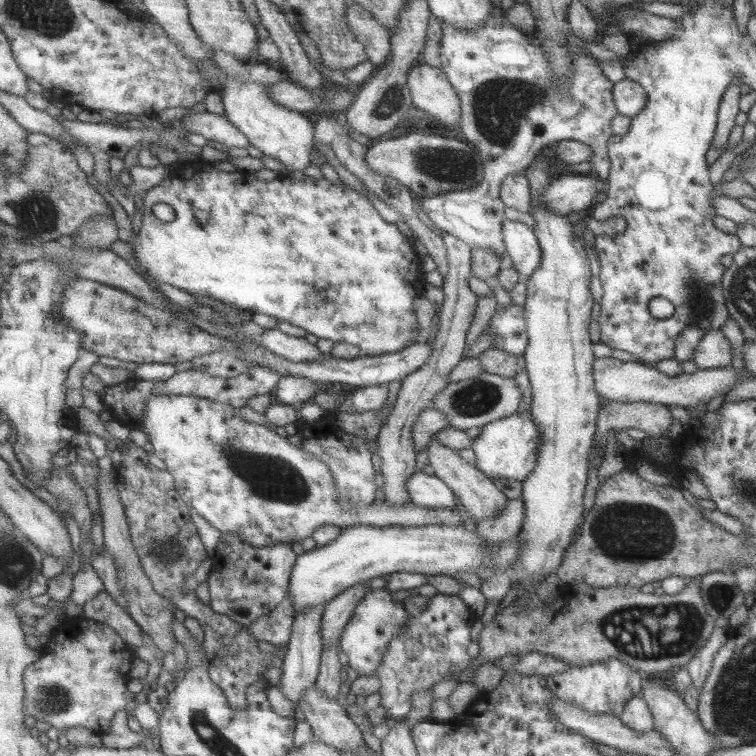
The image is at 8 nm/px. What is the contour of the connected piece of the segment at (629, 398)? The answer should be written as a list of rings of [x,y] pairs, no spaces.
[[[594,358],[593,376],[600,396],[616,402],[648,402],[658,405],[682,406],[685,409],[710,402],[712,398],[731,390],[738,383],[731,366],[714,369],[690,368],[679,376],[666,376],[656,367],[648,367],[638,362],[621,362],[616,358]]]

